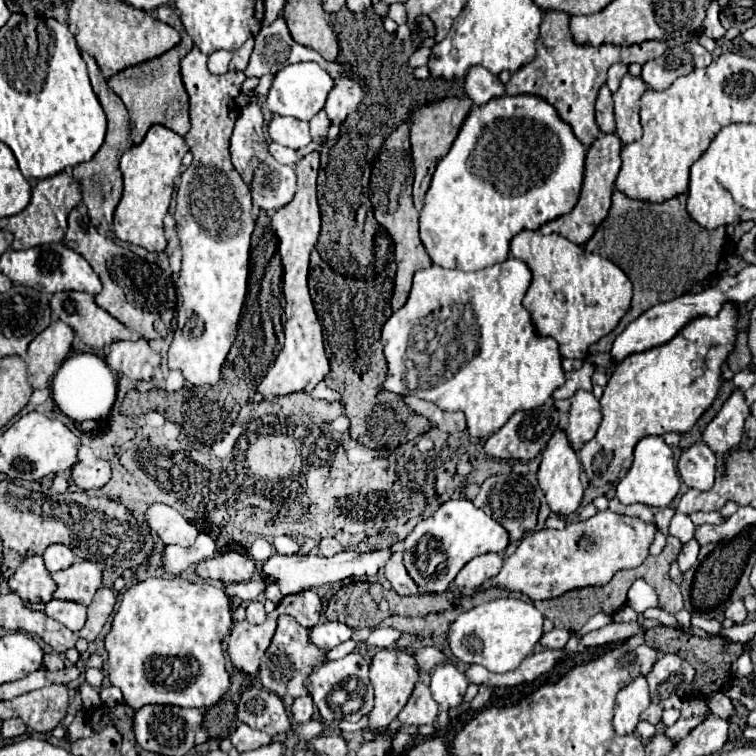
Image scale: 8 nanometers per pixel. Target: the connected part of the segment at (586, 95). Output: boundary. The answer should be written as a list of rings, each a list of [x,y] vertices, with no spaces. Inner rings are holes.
[[[560,10],[544,12],[544,20],[540,26],[540,38],[536,42],[536,58],[516,70],[506,84],[506,94],[538,94],[556,106],[562,120],[566,120],[576,138],[588,148],[600,134],[600,128],[594,120],[594,102],[598,88],[606,82],[606,70],[614,62],[622,64],[646,64],[652,58],[658,58],[670,48],[674,42],[670,40],[646,40],[632,46],[616,46],[616,44],[576,44],[570,30],[568,30],[570,16]],[[540,72],[540,74],[538,74]]]

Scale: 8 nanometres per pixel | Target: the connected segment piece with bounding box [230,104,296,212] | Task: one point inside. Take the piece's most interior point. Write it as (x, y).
(273, 185)

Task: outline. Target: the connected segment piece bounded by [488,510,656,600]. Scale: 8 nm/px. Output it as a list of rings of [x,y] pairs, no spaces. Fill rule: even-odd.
[[[610,510],[598,512],[584,522],[572,522],[562,530],[538,530],[522,538],[514,554],[506,558],[500,574],[490,578],[488,584],[510,592],[522,592],[532,600],[558,598],[584,586],[604,586],[618,570],[636,568],[646,560],[654,532],[654,524]]]

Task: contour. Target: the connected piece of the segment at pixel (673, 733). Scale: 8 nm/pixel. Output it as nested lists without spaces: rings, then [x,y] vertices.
[[[692,716],[692,718],[688,718],[688,720],[680,718],[674,726],[666,728],[664,734],[666,734],[670,740],[678,742],[678,740],[682,740],[686,734],[690,734],[690,730],[694,730],[694,726],[698,726],[698,722],[704,722],[704,720],[706,720],[706,716]]]

